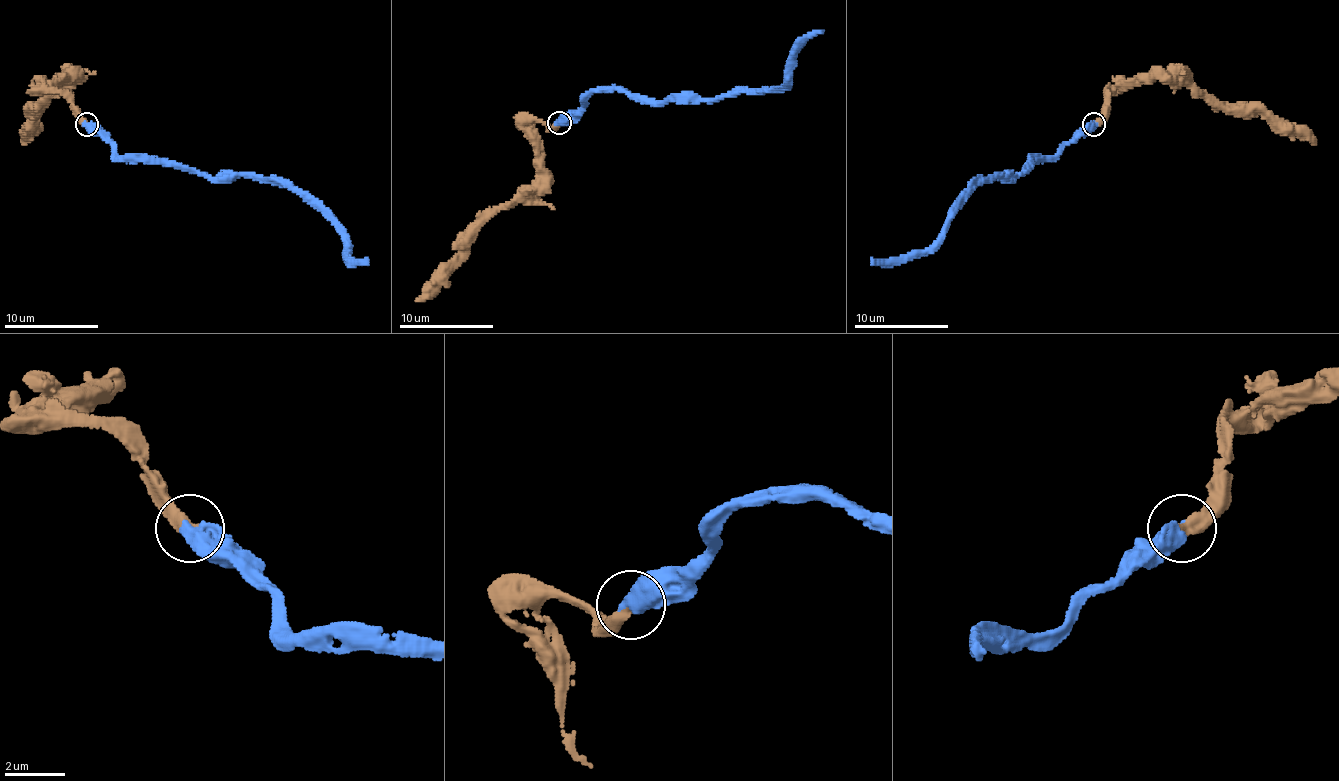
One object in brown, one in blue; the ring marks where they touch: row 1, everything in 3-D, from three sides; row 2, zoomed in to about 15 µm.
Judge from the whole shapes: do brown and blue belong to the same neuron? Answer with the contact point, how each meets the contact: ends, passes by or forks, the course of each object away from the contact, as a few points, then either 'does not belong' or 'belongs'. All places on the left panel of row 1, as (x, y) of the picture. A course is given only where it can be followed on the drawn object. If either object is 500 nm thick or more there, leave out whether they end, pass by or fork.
(86, 124) | brown via (87, 123), (65, 97), (59, 93), (47, 93), (44, 88), (51, 88), (68, 76), (62, 76), (22, 144) | blue via (87, 123), (97, 123), (122, 158), (153, 158), (211, 177), (290, 182), (342, 236), (346, 253), (367, 264) | belongs

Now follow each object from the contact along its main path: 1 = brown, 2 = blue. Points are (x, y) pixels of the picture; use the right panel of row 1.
1: (1093, 123), (1105, 93), (1136, 81), (1178, 76), (1215, 104), (1261, 109), (1316, 144)
2: (1093, 123), (1044, 158), (1028, 158), (1013, 177), (991, 175), (971, 182), (943, 236), (928, 248), (871, 264)

